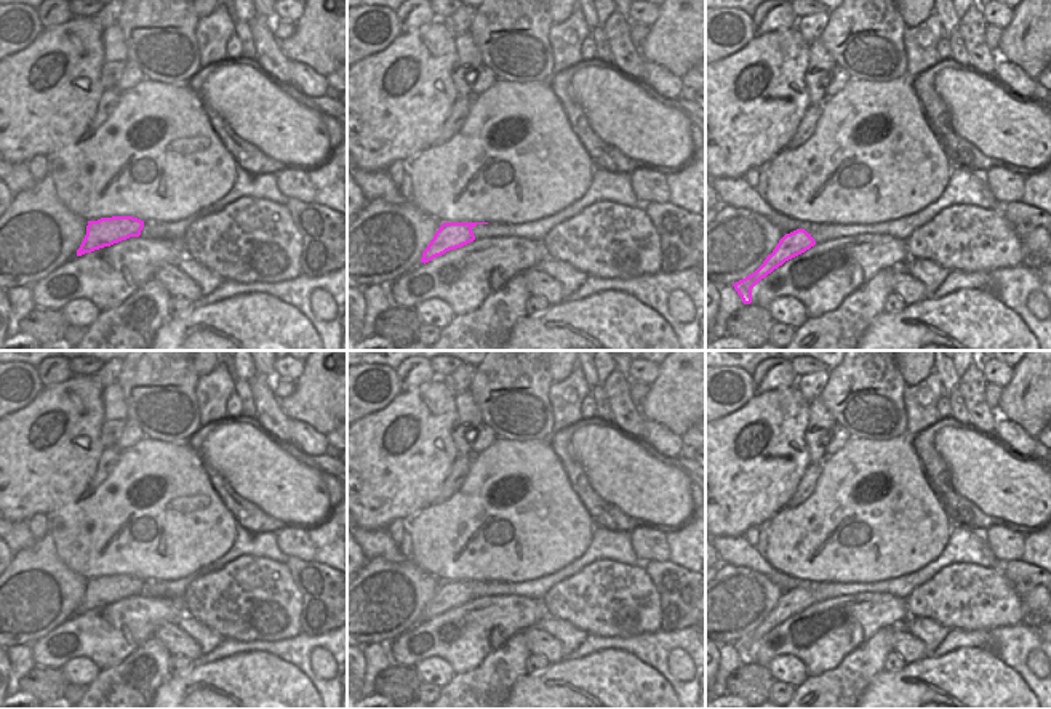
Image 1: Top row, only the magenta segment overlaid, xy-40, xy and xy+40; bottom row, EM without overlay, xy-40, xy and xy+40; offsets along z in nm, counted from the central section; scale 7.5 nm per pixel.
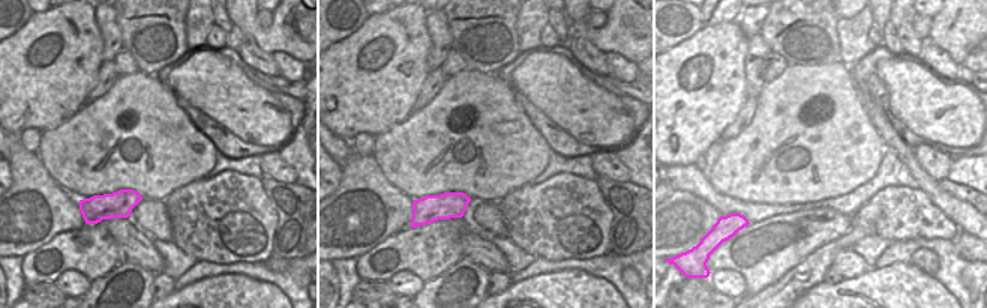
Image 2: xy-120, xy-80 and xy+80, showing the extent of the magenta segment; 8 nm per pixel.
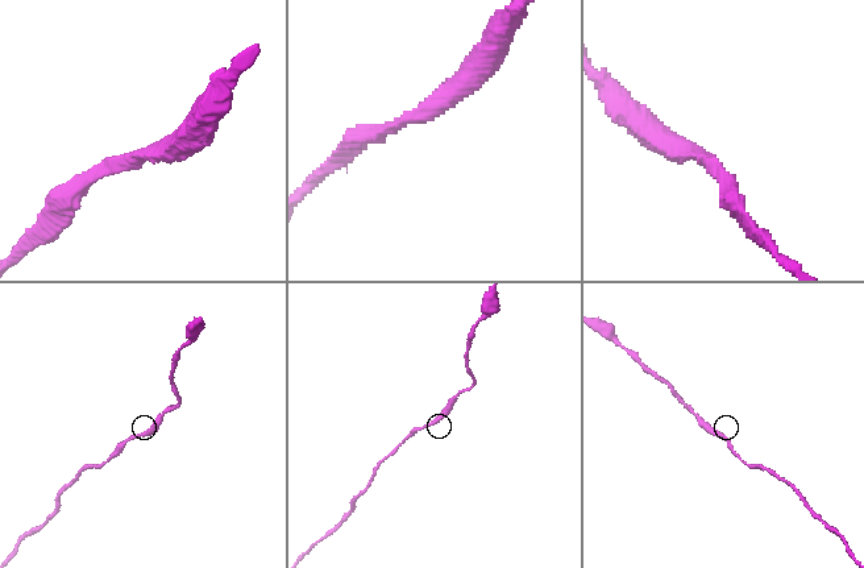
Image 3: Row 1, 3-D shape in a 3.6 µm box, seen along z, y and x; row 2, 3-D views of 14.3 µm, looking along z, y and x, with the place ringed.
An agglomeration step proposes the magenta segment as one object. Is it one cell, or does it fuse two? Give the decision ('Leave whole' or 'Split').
Leave whole

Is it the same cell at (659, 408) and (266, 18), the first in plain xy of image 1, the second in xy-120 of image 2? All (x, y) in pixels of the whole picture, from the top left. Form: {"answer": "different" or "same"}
{"answer": "different"}

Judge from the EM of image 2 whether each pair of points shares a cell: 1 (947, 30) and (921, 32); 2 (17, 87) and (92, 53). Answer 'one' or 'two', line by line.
1: two
2: one

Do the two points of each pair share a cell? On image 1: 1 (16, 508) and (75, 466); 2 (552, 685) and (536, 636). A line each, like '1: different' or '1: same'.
1: same
2: different

